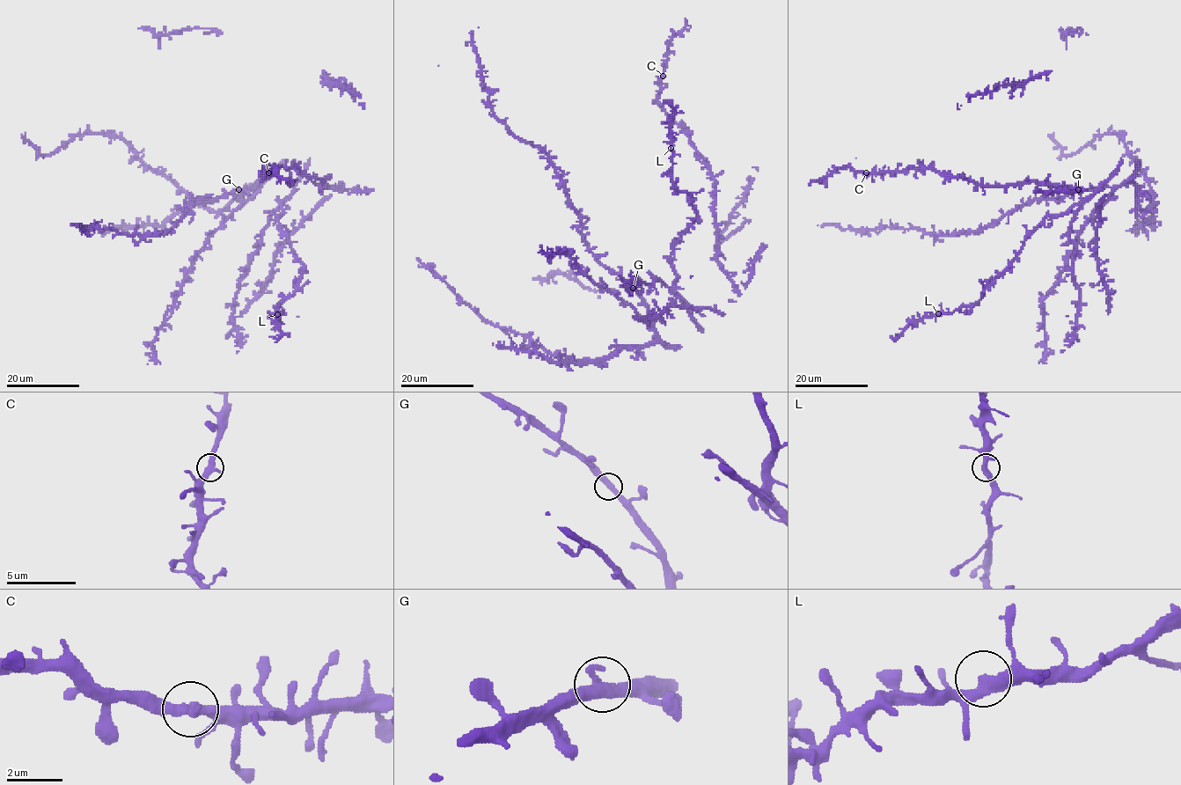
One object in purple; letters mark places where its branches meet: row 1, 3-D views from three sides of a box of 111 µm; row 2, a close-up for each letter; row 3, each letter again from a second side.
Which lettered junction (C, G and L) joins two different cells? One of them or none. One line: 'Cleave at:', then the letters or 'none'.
Cleave at: none

